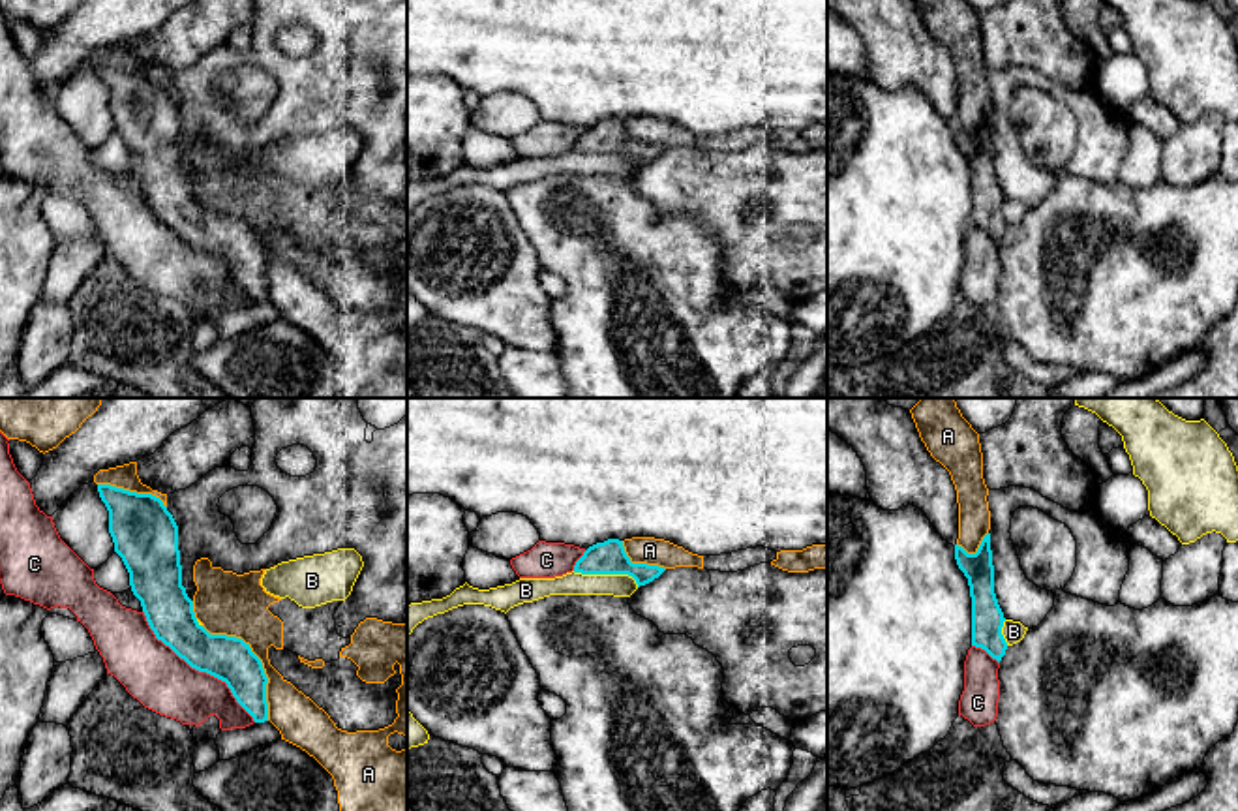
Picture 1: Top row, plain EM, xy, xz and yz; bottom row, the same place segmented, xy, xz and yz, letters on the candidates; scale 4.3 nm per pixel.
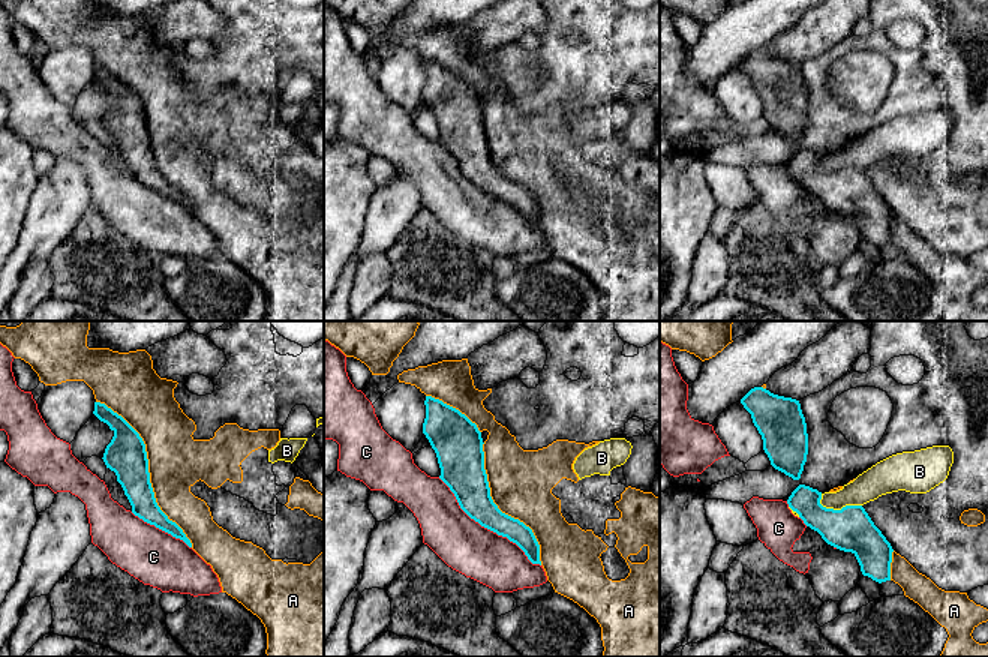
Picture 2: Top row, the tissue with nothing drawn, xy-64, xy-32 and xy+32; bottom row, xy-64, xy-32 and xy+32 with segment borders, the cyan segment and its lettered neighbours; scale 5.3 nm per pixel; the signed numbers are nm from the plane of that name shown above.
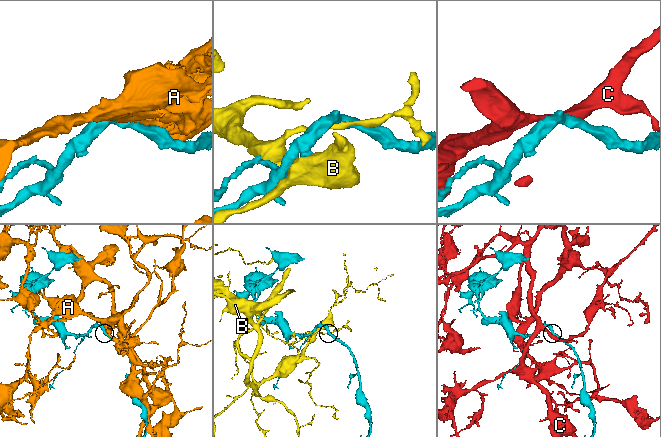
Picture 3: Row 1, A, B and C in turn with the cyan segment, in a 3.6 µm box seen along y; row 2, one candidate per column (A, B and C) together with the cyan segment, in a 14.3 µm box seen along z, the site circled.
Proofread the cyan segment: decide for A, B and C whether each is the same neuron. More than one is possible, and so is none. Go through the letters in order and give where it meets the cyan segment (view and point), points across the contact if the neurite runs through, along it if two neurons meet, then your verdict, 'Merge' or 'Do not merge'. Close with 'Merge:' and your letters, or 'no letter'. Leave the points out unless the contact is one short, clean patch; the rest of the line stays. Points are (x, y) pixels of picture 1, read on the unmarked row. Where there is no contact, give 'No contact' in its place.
A: Touches cyan at xy (259, 239). Do not merge
B: Touches cyan at xz (606, 153). Do not merge
C: Touches cyan at xy (197, 248). Do not merge
Merge: no letter

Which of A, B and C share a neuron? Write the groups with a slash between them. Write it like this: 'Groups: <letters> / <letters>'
Groups: A / B / C

